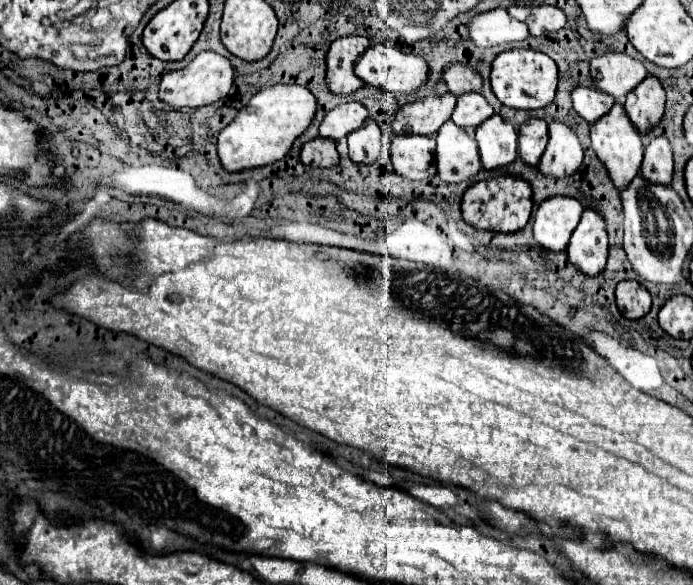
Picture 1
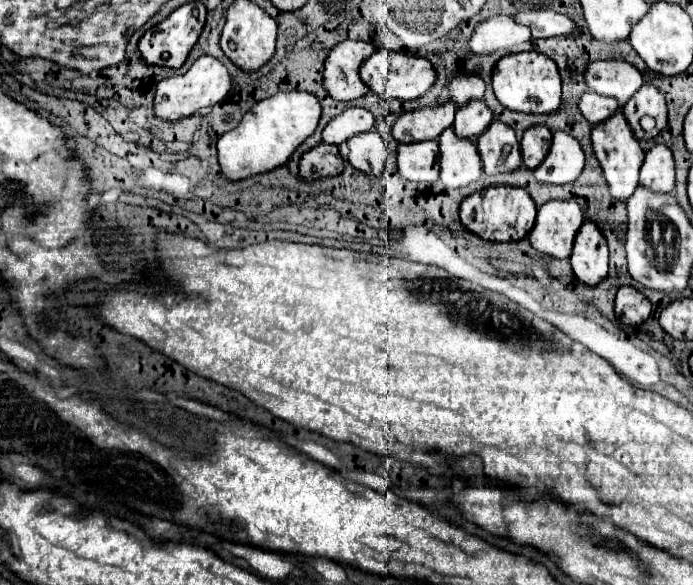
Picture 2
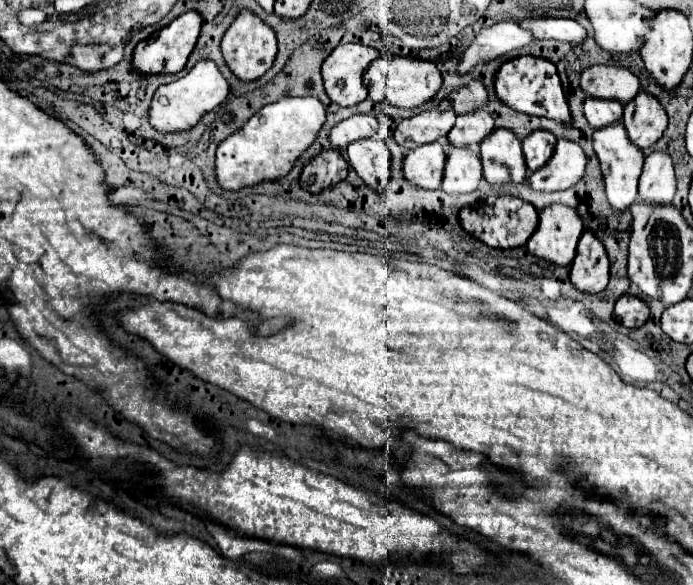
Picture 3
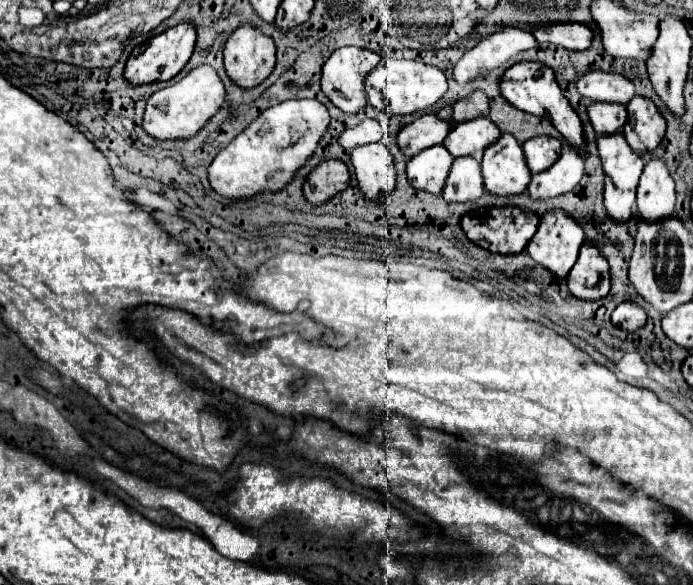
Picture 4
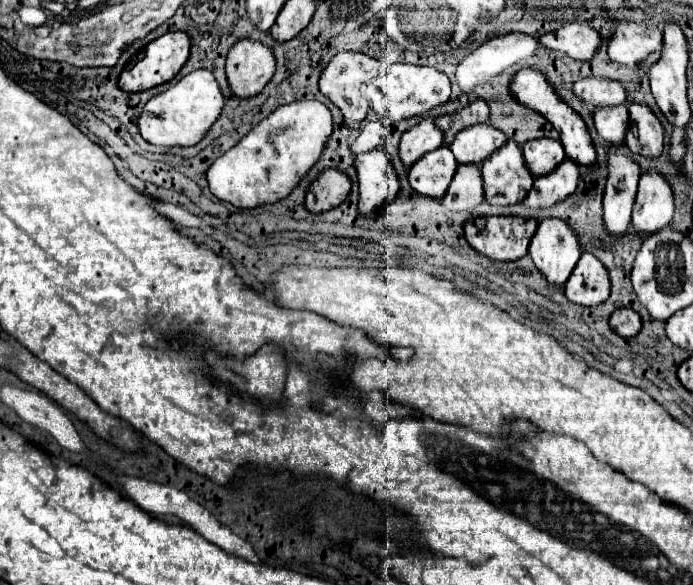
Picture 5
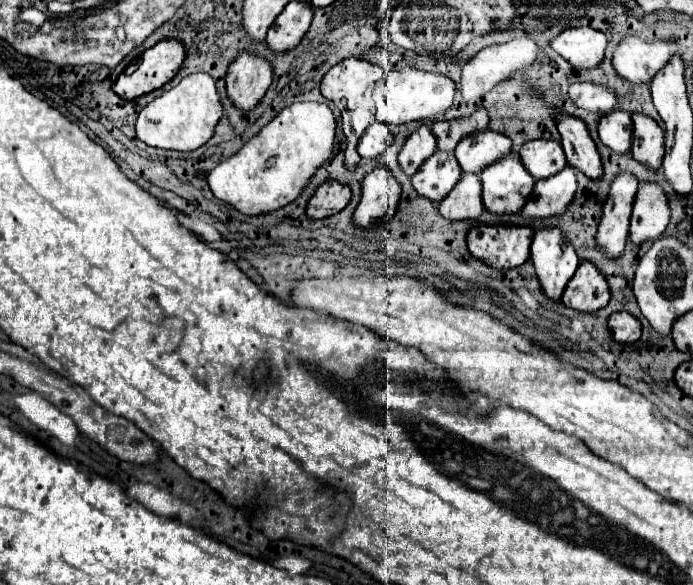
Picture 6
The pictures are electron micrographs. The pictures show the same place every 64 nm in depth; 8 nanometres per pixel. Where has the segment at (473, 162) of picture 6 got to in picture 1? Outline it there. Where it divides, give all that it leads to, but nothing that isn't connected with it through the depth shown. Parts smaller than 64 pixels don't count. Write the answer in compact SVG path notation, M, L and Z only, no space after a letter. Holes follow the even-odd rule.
M468 92L464 96L458 98L452 120L458 126L478 126L482 124L486 118L490 118L494 114L492 106L486 102L486 98L480 92Z

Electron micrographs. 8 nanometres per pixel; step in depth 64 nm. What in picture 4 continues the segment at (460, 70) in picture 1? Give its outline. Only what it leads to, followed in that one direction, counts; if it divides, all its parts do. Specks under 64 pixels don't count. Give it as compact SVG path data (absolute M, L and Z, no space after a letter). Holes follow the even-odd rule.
M480 90L472 92L466 98L460 98L454 106L452 106L452 120L454 122L462 122L462 120L472 120L478 116L486 116L488 114L488 96Z

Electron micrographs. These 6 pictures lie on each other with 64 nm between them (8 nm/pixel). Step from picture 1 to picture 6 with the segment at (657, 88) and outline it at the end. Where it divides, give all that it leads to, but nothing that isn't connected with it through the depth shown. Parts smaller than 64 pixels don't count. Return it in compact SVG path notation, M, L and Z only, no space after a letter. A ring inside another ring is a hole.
M640 112L632 114L634 120L634 132L632 132L632 156L646 164L652 170L658 170L662 166L664 158L664 132L654 122L654 118L644 116Z

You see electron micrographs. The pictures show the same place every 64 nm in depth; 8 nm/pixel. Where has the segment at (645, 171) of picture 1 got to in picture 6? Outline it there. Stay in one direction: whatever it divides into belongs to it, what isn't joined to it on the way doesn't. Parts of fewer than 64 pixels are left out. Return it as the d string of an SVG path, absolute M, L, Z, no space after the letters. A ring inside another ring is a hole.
M652 180L640 182L630 220L632 242L640 244L644 240L654 240L666 230L668 222L670 222L670 200L664 188Z

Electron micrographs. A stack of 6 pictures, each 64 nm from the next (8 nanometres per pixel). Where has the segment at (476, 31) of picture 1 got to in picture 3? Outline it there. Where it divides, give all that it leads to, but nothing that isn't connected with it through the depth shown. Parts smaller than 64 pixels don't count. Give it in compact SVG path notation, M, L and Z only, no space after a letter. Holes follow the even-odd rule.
M498 22L490 28L484 28L474 42L462 54L458 70L466 74L472 66L488 62L500 56L506 56L514 48L522 48L532 42L532 32L520 28L516 22Z

